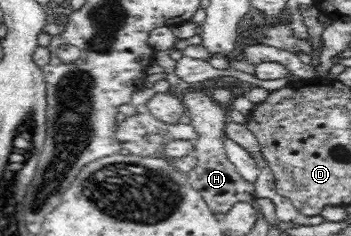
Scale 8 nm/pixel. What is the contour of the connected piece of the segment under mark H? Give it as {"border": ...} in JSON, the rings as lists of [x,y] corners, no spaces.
{"border":[[[203,90],[189,92],[181,101],[184,103],[186,117],[191,120],[190,125],[199,134],[199,137],[192,141],[194,145],[192,155],[197,160],[197,165],[193,171],[185,173],[192,188],[203,196],[214,214],[229,213],[235,203],[245,202],[255,206],[258,198],[255,194],[255,184],[241,177],[234,165],[229,162],[224,148],[224,128],[229,121],[228,107],[213,102],[210,95]]]}

